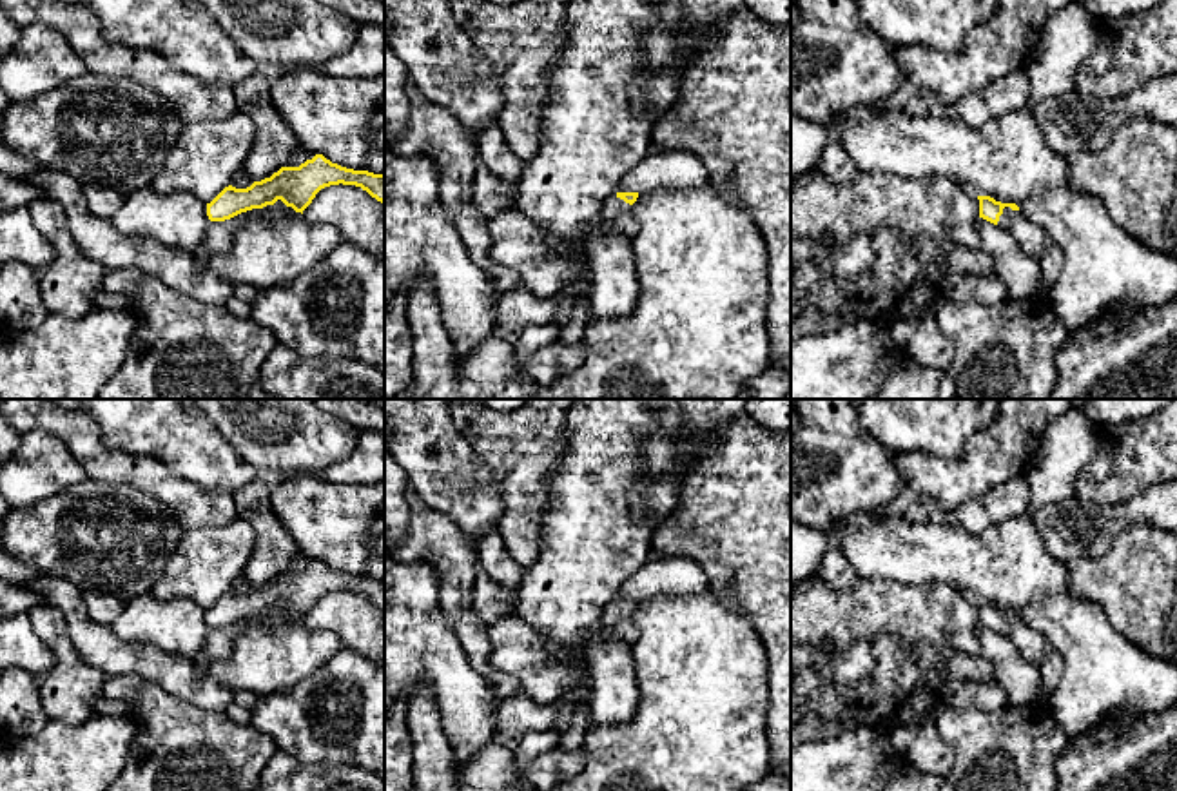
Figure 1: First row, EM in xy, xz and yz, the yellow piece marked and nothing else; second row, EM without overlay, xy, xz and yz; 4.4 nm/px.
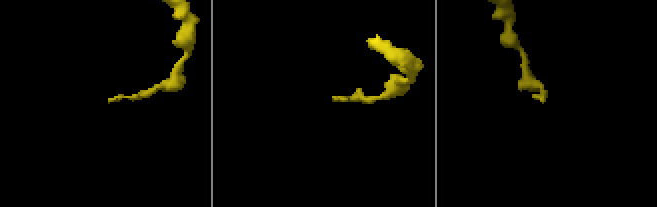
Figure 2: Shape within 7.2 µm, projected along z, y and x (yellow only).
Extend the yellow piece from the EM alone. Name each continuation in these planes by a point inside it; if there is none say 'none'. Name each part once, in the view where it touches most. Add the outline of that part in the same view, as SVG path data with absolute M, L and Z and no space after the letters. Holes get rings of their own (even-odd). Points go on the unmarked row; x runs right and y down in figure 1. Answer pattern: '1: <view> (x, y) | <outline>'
1: yz (1032, 646) | M1003 615L997 631L1012 640L1021 659L1034 666L1043 666L1046 653L1052 649L1048 639L1030 628L1021 617Z

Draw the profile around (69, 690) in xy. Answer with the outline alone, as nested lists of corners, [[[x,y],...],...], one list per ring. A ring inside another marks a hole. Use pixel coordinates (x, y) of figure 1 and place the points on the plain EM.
[[[40,604],[25,617],[54,655],[54,666],[40,679],[40,698],[49,718],[78,724],[82,718],[96,717],[94,704],[105,698],[107,677],[87,666],[76,653],[62,611],[51,604]]]

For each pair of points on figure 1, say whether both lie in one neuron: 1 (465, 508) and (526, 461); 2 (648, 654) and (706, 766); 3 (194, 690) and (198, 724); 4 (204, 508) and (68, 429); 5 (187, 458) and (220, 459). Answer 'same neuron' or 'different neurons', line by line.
1: different neurons
2: same neuron
3: different neurons
4: same neuron
5: same neuron

